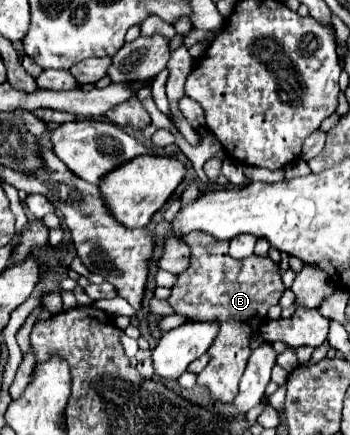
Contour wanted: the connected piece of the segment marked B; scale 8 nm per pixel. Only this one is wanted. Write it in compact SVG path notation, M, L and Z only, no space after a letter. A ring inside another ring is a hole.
M190 232L184 236L184 242L192 250L190 268L178 274L178 282L172 288L168 302L178 314L188 316L190 320L216 320L220 318L220 336L208 350L212 356L210 364L198 374L198 384L210 388L212 396L222 402L232 402L238 394L238 382L244 374L250 356L250 336L256 332L256 326L266 318L270 306L278 304L284 284L278 274L278 264L270 258L248 256L236 260L228 254L228 242L216 240L206 232Z

